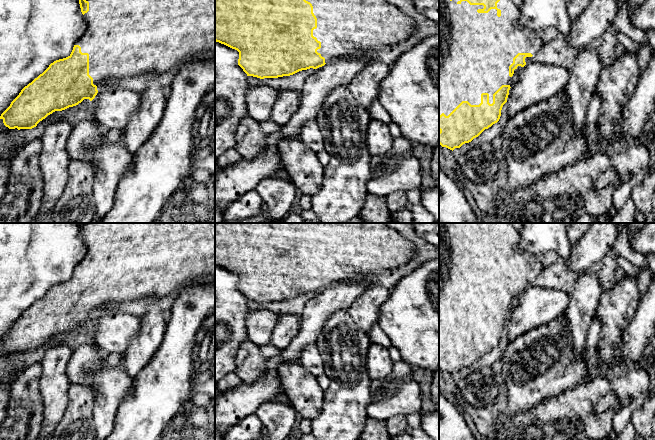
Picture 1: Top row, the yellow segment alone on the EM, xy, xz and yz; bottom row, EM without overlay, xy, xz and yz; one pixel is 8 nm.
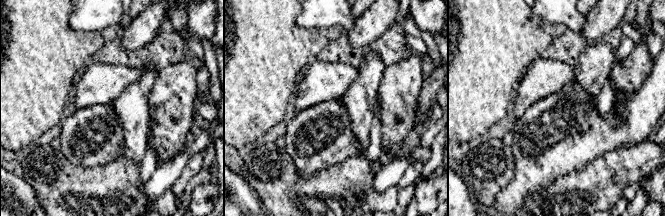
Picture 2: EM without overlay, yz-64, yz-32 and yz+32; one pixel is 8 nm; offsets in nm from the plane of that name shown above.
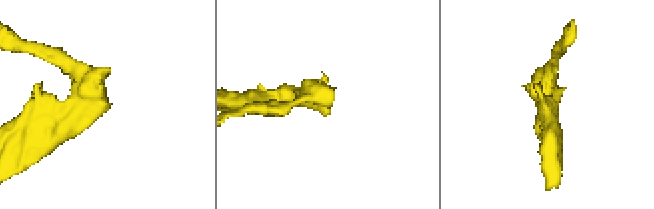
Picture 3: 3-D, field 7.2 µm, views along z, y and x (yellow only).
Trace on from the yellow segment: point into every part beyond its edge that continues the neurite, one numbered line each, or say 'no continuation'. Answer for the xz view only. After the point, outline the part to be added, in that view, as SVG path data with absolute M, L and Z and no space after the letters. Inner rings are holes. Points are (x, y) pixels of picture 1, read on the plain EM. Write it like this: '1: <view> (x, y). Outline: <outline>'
1: xz (347, 252). Outline: M305 223L313 230L317 252L313 260L321 266L317 274L325 287L373 278L380 272L402 268L413 262L414 244L384 223Z

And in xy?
1: xy (124, 262). Outline: M85 223L89 226L89 235L84 238L86 251L82 260L75 266L81 271L82 277L89 278L89 299L93 308L100 315L104 308L112 304L144 299L152 301L170 295L177 286L186 281L201 281L204 276L209 276L215 283L215 223Z

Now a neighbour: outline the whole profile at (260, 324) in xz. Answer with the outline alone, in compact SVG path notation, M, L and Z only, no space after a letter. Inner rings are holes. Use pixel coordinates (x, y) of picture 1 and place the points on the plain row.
M267 309L251 310L246 318L248 340L258 346L270 343L278 318L277 314Z

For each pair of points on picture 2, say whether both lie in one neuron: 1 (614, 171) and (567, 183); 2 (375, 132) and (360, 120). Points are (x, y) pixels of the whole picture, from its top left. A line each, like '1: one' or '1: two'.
1: one
2: two

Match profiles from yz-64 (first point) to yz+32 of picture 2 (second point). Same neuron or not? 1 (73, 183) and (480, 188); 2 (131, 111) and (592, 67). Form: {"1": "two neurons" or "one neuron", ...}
{"1": "one neuron", "2": "one neuron"}

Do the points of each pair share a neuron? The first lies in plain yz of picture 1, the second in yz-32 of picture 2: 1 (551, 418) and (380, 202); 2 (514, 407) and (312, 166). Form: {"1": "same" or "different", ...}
{"1": "same", "2": "same"}

